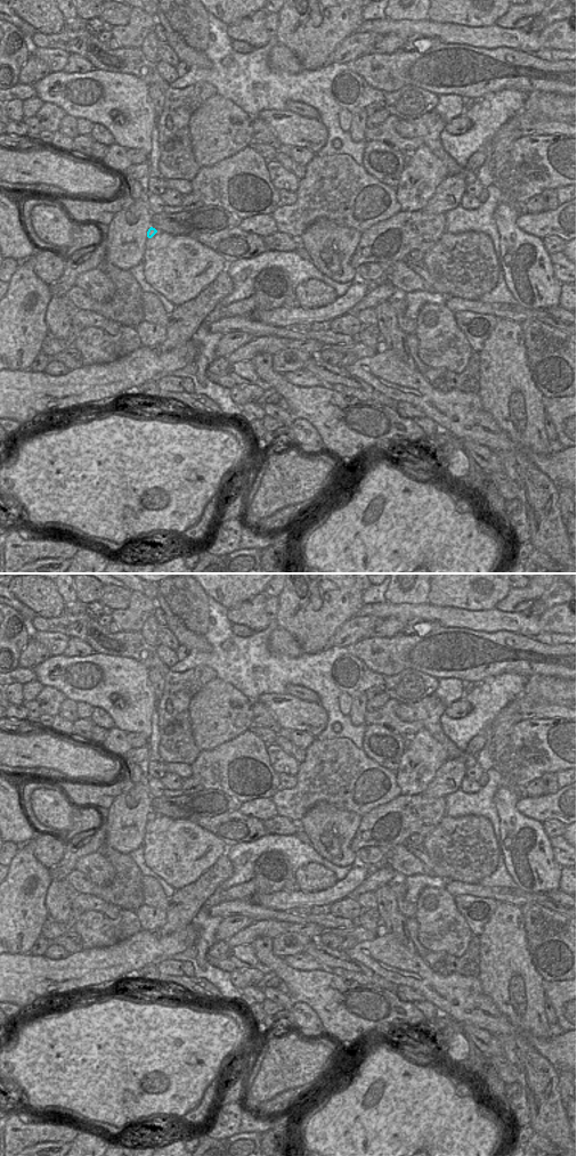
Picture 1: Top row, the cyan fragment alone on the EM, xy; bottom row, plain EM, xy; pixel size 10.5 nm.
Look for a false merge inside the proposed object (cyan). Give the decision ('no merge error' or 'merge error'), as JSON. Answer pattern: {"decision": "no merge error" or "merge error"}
{"decision": "no merge error"}

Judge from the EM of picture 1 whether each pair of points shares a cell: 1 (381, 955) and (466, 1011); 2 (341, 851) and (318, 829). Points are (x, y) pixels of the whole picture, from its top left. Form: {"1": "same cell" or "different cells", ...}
{"1": "same cell", "2": "same cell"}

